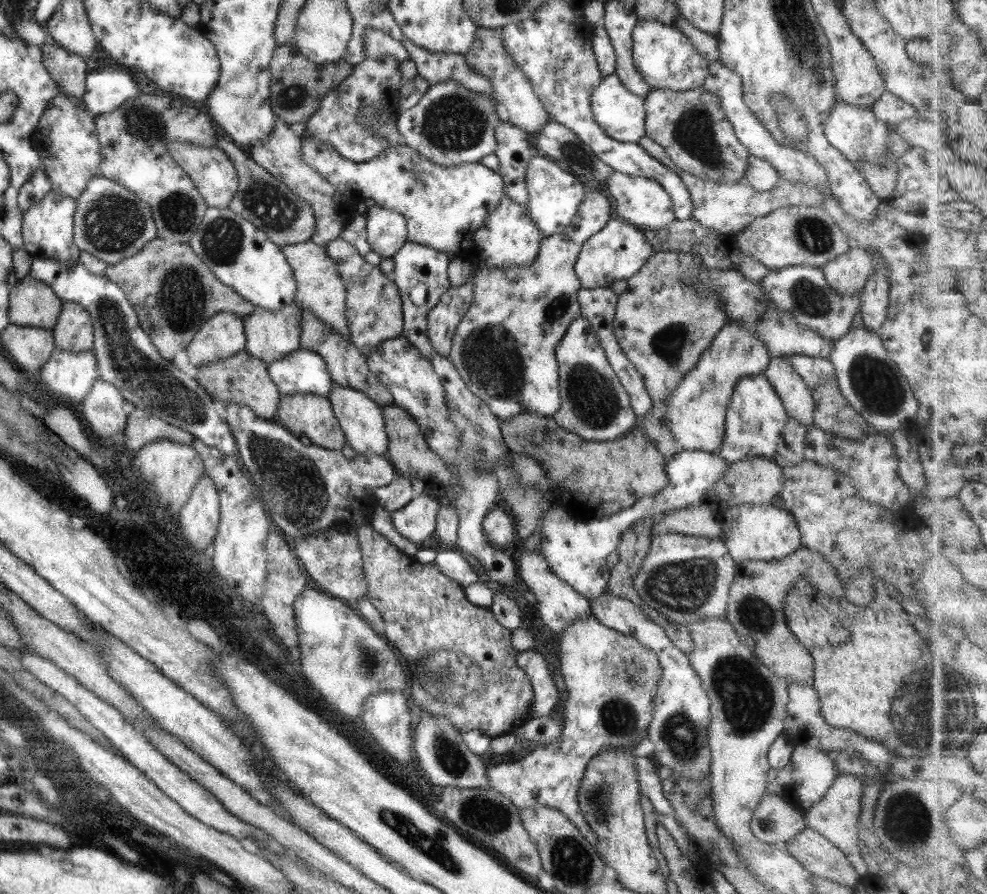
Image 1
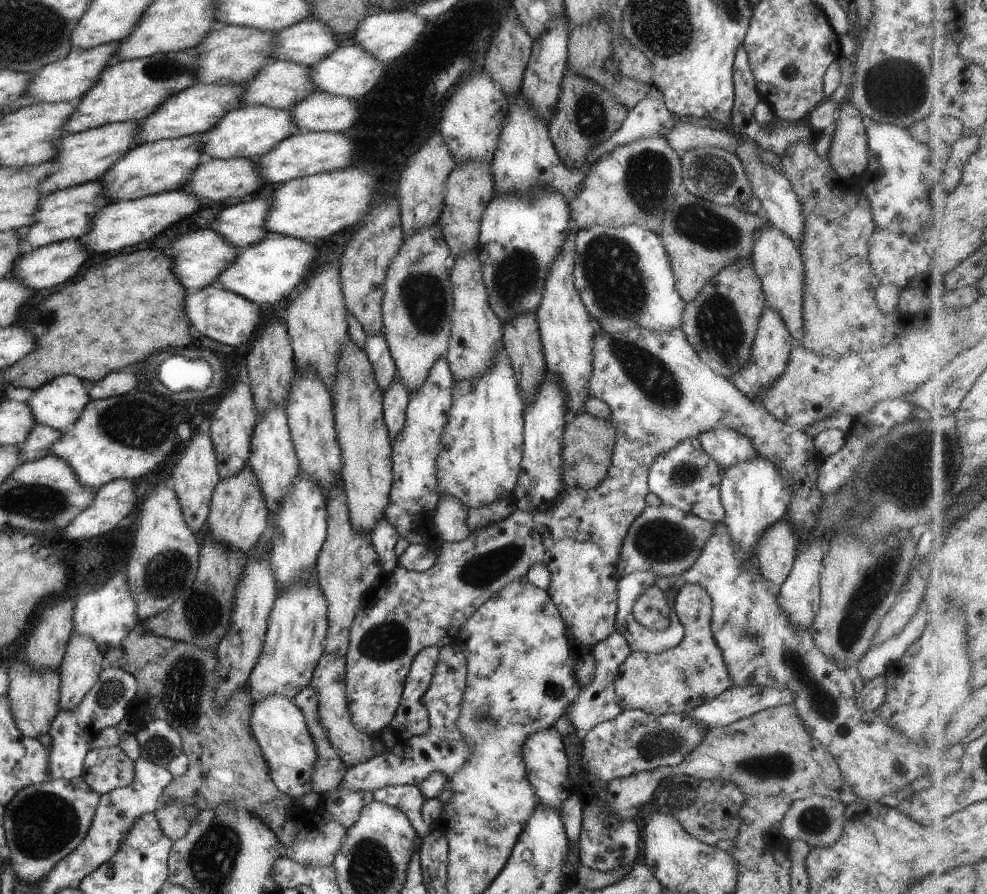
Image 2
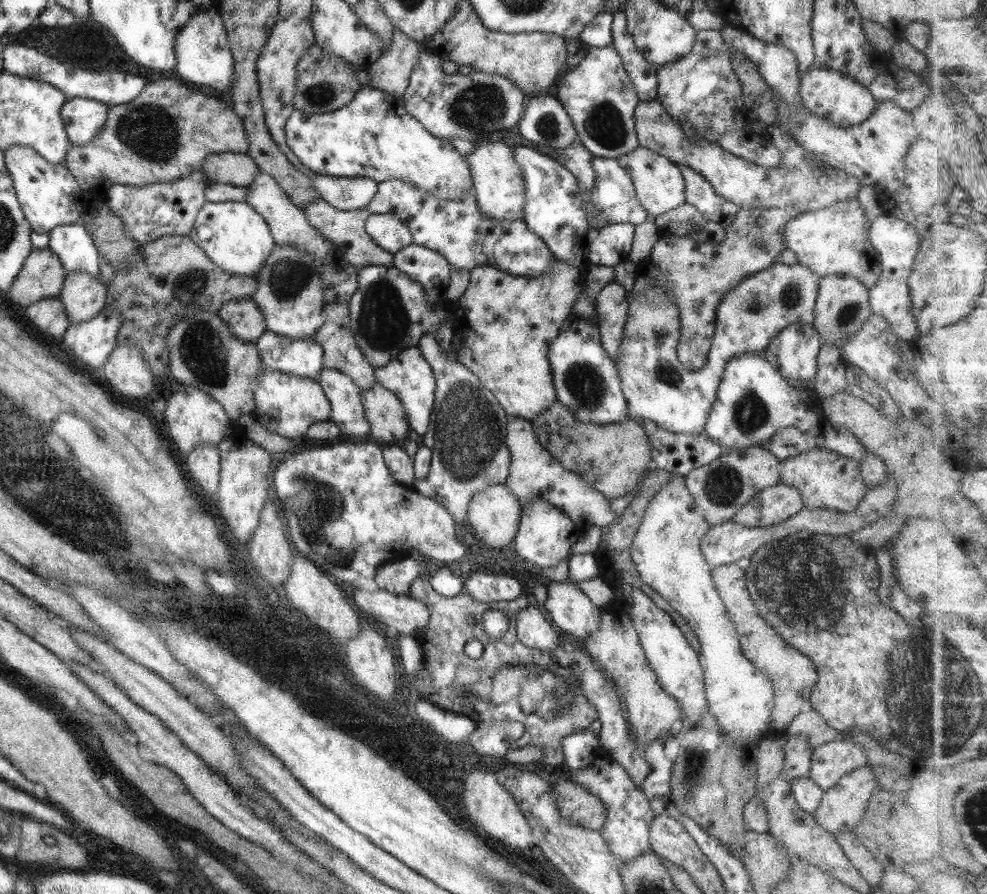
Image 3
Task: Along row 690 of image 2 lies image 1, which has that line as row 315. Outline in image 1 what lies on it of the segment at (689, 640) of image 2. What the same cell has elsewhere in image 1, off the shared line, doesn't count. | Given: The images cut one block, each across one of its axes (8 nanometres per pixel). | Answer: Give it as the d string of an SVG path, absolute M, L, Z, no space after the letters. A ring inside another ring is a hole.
M662 249L654 253L636 274L625 280L626 290L617 296L612 322L613 334L629 363L641 375L646 393L652 402L651 408L640 420L638 426L643 429L644 434L647 434L647 440L653 443L665 460L676 452L674 436L670 433L665 420L664 400L672 390L675 390L683 376L695 367L700 354L709 346L711 339L719 332L719 329L727 323L715 293L711 293L708 286L695 291L692 286L682 284L682 276L695 276L697 272L705 271L706 266L697 255Z

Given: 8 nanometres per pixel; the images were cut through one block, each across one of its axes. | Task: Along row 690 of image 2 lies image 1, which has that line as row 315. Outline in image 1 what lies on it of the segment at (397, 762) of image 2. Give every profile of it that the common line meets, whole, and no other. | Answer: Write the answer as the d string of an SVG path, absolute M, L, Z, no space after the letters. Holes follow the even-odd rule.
M469 277L461 286L450 287L437 305L427 311L426 335L437 354L448 356L455 327L469 309L472 299L473 285Z

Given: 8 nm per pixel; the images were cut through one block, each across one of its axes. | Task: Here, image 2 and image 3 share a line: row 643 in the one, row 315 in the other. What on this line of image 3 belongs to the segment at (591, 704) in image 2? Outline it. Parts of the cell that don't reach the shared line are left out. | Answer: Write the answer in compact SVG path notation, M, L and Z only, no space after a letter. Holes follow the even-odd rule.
M612 280L596 295L595 311L597 311L597 328L601 346L613 364L616 362L619 343L623 337L623 325L627 320L626 298L628 296L629 292Z

